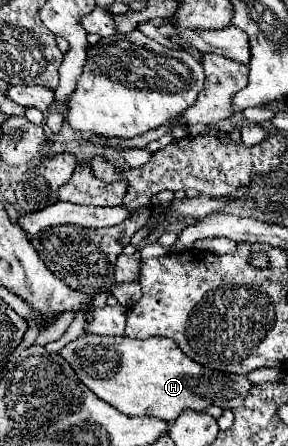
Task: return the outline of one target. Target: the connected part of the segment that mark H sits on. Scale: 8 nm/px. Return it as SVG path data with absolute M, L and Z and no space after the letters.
M82 335L76 341L68 343L60 355L72 365L86 387L90 387L102 401L110 403L130 417L150 415L172 423L186 409L198 413L208 405L236 409L242 405L250 391L250 381L246 375L206 369L204 365L198 365L186 357L176 341L170 341L166 337L130 339Z

